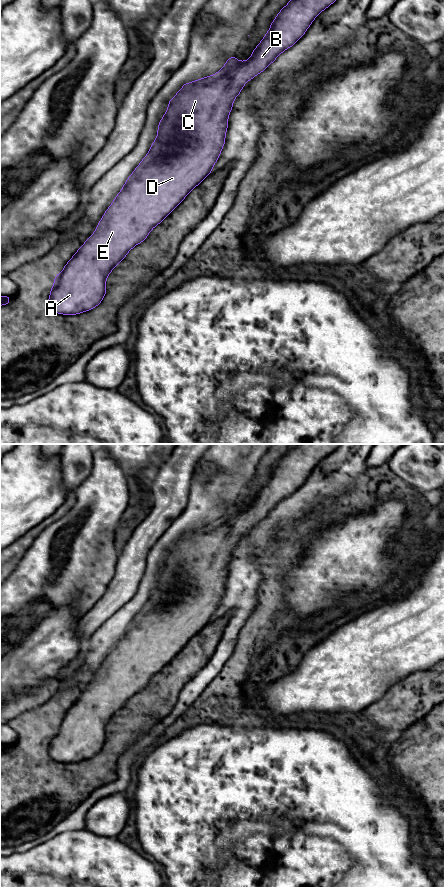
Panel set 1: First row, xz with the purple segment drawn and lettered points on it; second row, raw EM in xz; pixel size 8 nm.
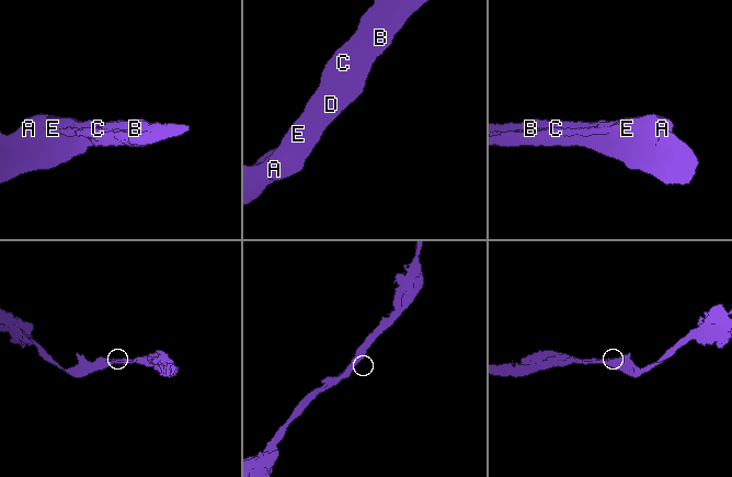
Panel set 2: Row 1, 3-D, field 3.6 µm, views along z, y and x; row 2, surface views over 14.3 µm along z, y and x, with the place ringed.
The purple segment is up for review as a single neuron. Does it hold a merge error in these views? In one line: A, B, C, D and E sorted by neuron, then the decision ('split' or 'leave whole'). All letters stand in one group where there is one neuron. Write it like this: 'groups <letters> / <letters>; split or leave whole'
groups A B C D E; leave whole

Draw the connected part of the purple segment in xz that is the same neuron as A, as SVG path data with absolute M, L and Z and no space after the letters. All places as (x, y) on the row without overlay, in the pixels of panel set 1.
M293 444L289 451L280 458L271 471L270 477L247 509L238 509L234 503L216 522L183 533L169 549L168 557L158 572L158 584L148 602L129 624L121 639L105 659L95 680L68 709L63 719L55 724L48 747L50 758L58 762L75 763L91 758L100 752L106 742L106 726L110 720L133 695L143 690L151 678L211 622L225 592L228 564L232 558L234 547L239 543L246 530L263 520L283 499L293 494L305 482L313 468L338 446L339 444Z

